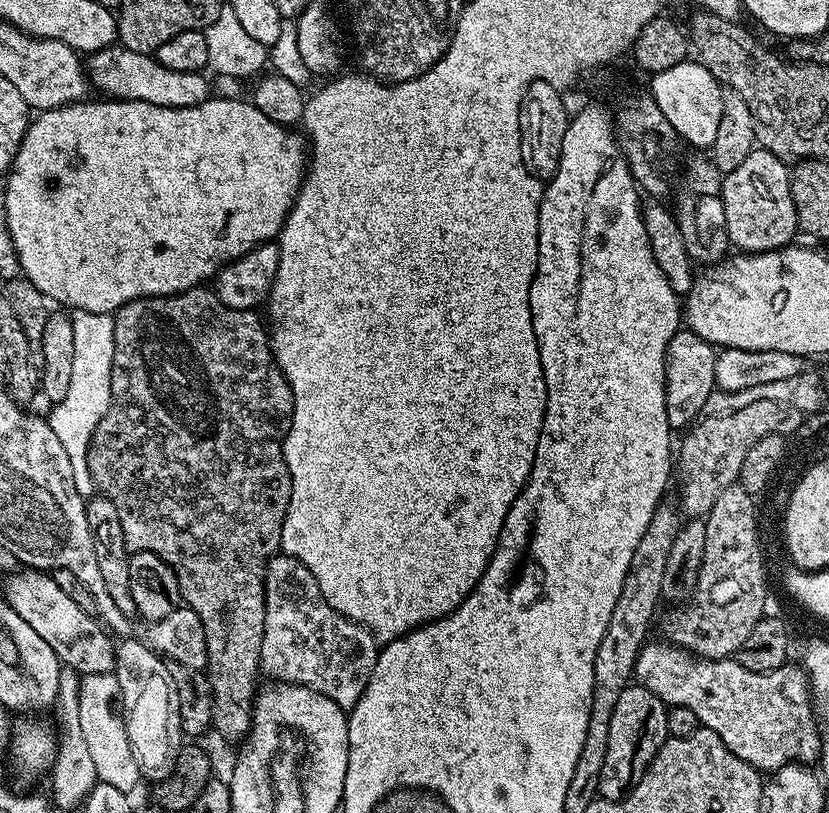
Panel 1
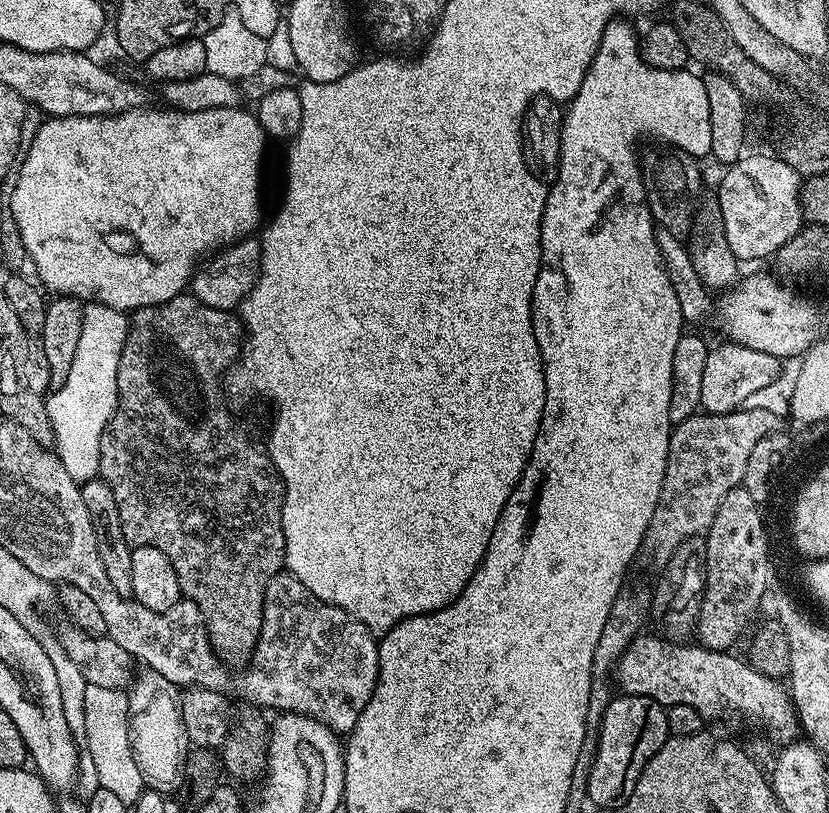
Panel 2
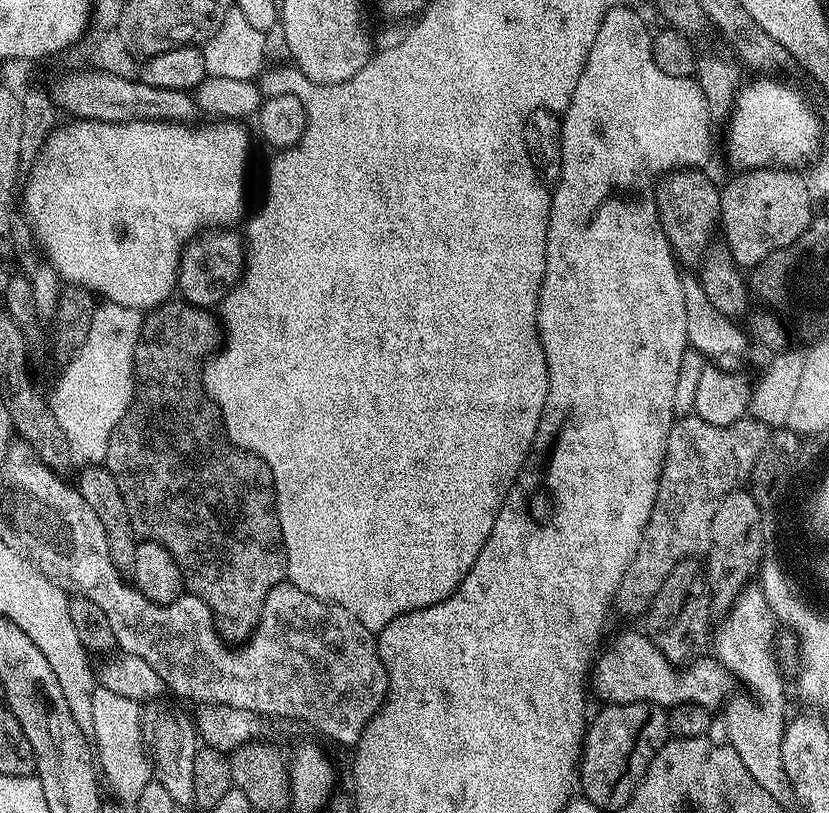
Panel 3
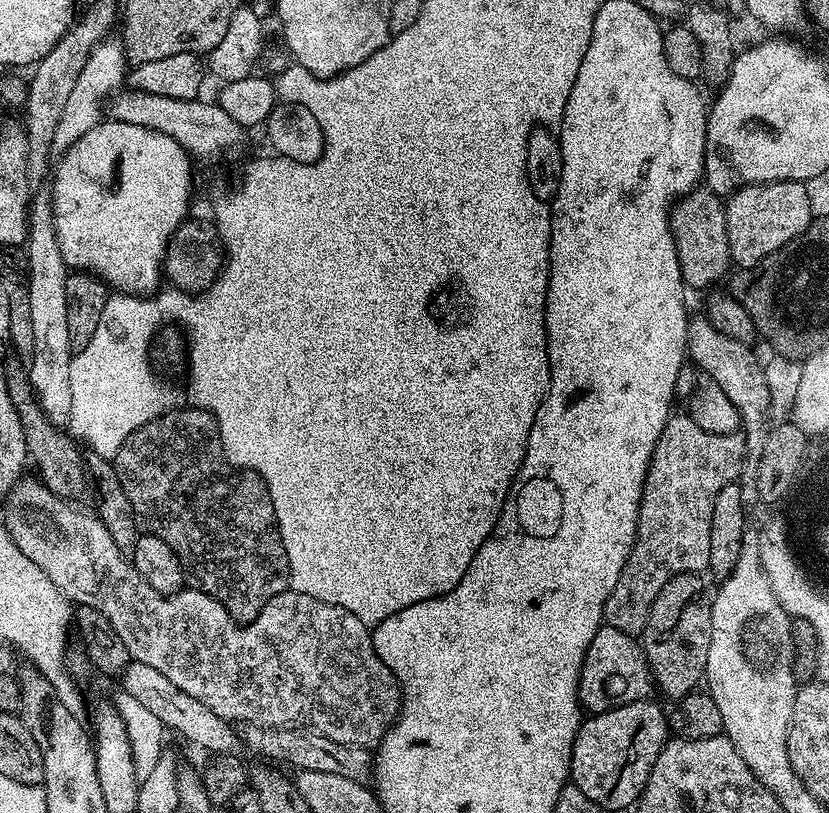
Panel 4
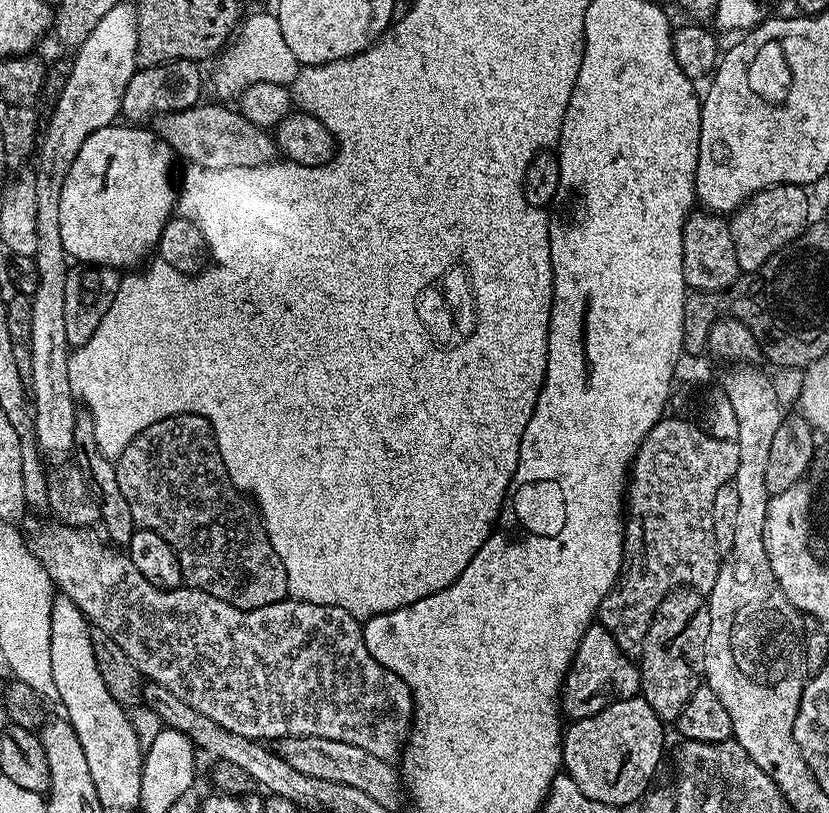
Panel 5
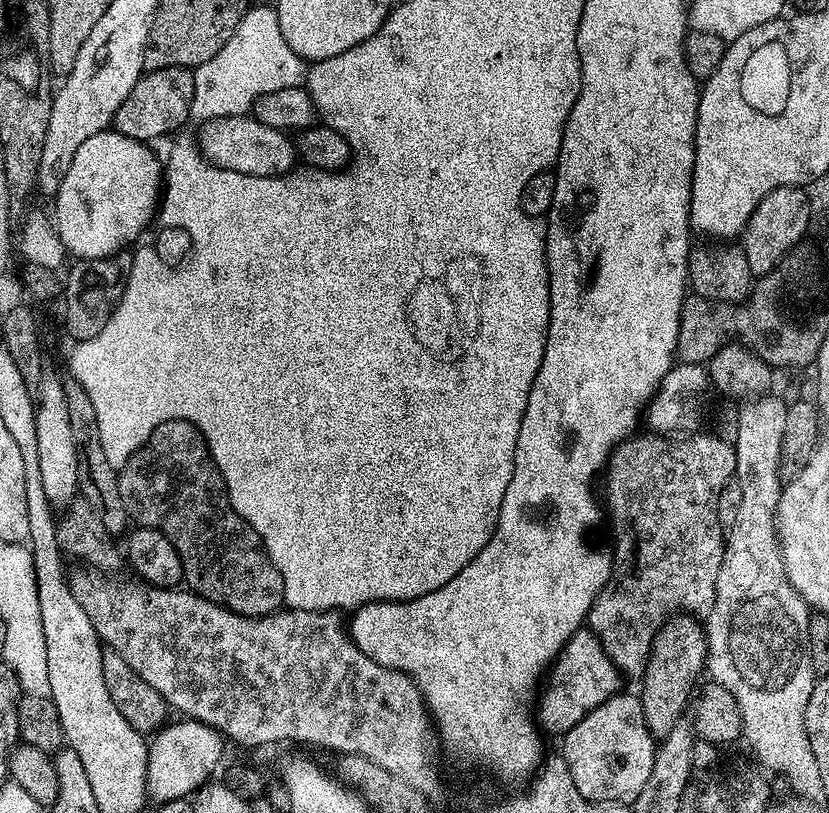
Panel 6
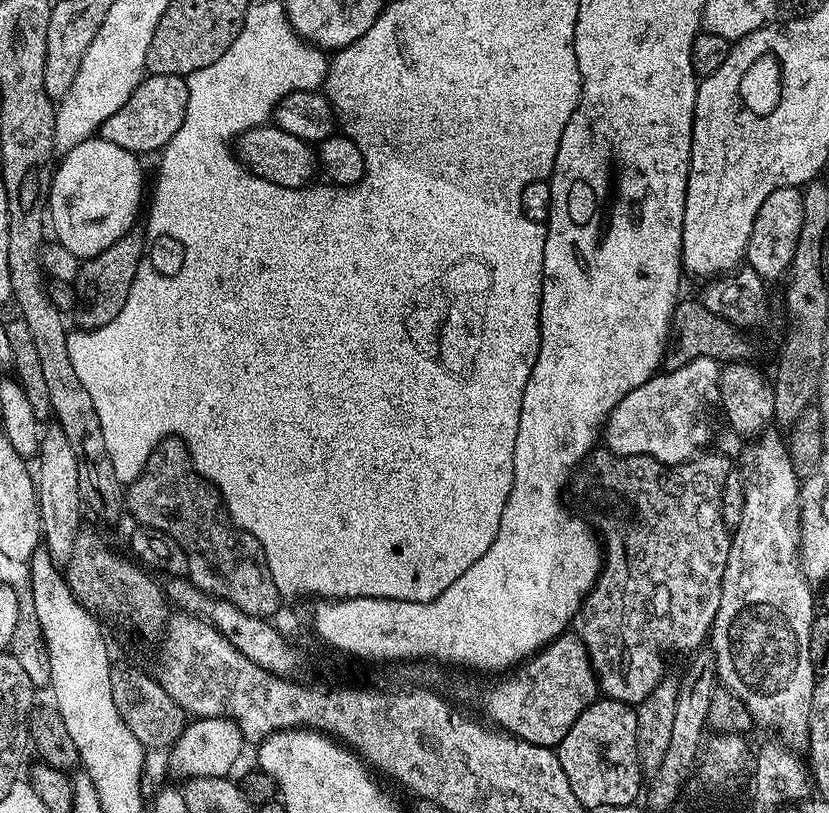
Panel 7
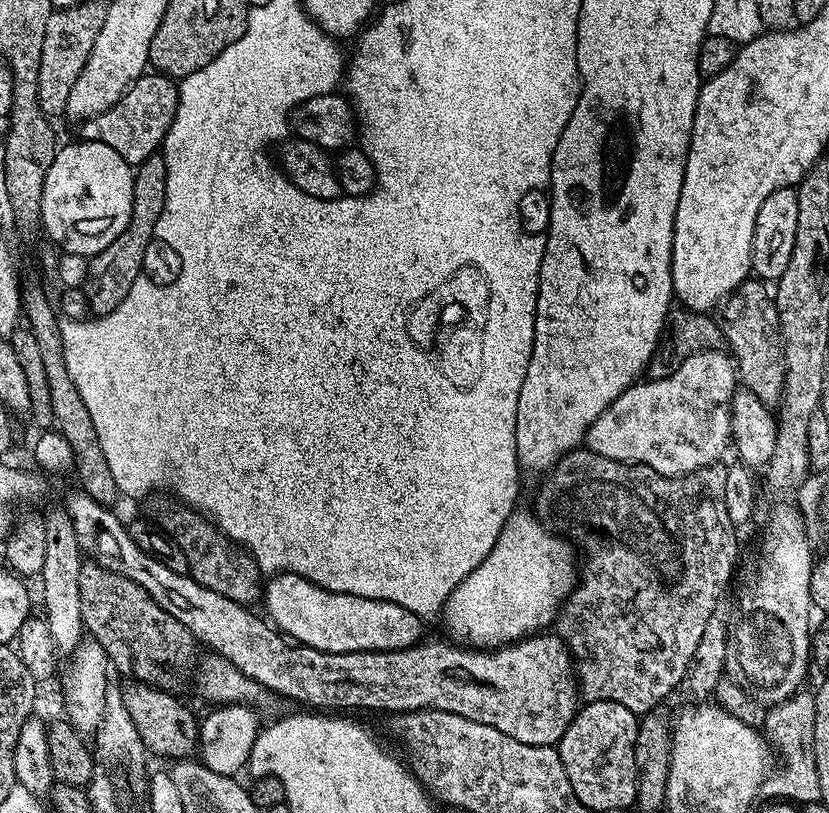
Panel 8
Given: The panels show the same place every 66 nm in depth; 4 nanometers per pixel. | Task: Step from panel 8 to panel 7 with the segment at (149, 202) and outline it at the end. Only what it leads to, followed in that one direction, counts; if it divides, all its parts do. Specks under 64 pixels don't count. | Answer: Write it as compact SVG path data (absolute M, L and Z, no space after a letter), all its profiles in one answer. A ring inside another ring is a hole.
M133 230L126 233L122 238L118 238L118 242L114 242L114 246L106 246L102 254L87 257L81 263L74 281L76 285L75 311L80 312L80 320L84 323L81 325L85 329L101 328L106 326L106 322L116 320L122 306L126 306L126 302L133 295L134 285L141 275L139 274L140 263L143 265L146 260L146 236L143 231L141 232Z

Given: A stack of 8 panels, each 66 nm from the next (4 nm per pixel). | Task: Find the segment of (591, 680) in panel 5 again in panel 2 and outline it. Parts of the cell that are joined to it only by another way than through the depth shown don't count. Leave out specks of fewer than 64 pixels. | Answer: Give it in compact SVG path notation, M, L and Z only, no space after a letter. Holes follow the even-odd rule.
M648 635L637 636L618 665L618 684L627 695L645 696L665 706L689 704L709 721L729 712L734 719L745 720L752 728L765 728L774 739L784 740L780 742L797 739L798 717L789 689L781 681L758 674L741 657Z

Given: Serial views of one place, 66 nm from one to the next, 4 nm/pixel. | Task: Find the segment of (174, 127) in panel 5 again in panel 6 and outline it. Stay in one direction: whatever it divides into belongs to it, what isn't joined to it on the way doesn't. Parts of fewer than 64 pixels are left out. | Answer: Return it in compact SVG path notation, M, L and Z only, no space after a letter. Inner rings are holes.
M255 115L220 116L216 120L207 120L198 139L200 153L204 159L238 174L247 176L286 176L298 164L298 148L293 137L286 132L274 130L256 120Z

